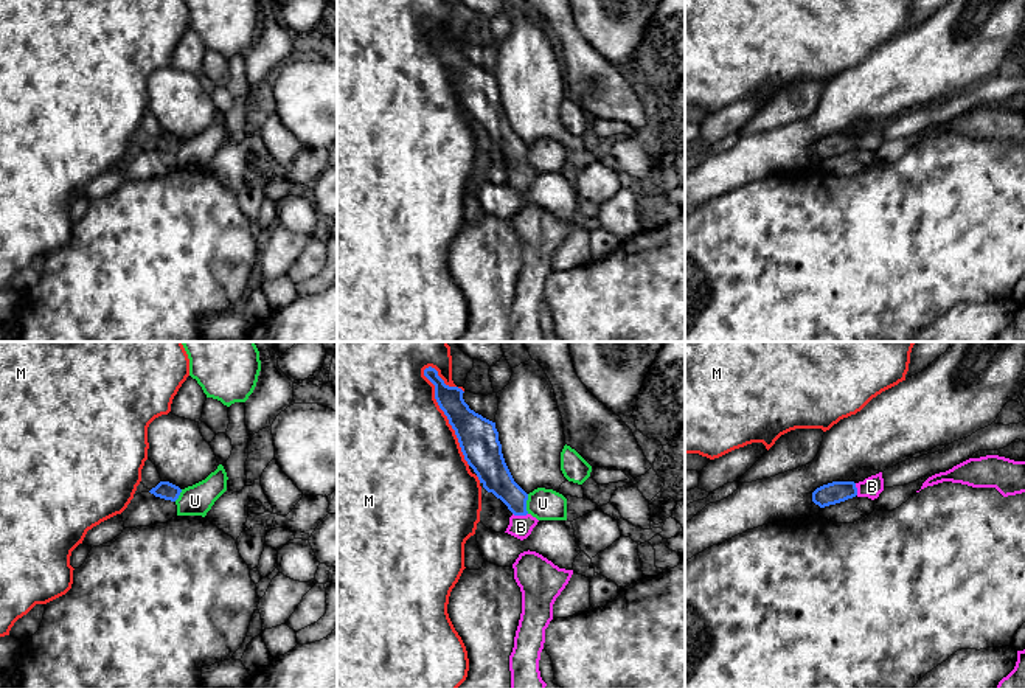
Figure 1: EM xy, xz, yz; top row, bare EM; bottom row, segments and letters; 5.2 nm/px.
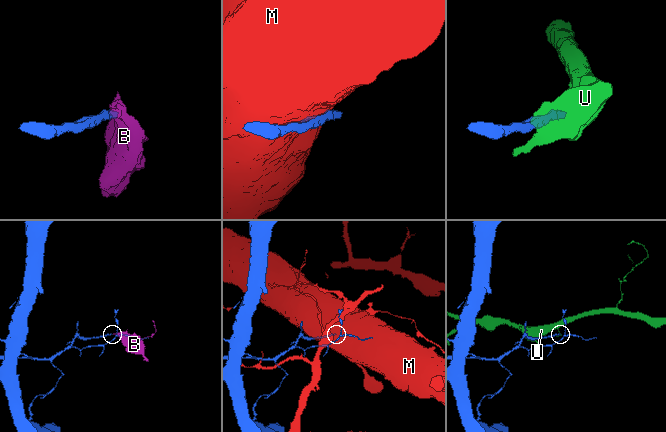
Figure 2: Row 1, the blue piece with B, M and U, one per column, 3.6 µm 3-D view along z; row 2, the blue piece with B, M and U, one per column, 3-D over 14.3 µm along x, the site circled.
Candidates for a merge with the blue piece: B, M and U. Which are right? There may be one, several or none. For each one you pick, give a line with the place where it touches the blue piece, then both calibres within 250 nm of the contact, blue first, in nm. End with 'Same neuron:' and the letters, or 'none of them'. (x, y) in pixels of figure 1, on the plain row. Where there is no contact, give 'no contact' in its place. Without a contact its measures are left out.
B: xz (521, 166) | 160/120 nm
Same neuron: B

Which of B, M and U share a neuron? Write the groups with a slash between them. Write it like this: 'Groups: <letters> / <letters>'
Groups: B / M / U

